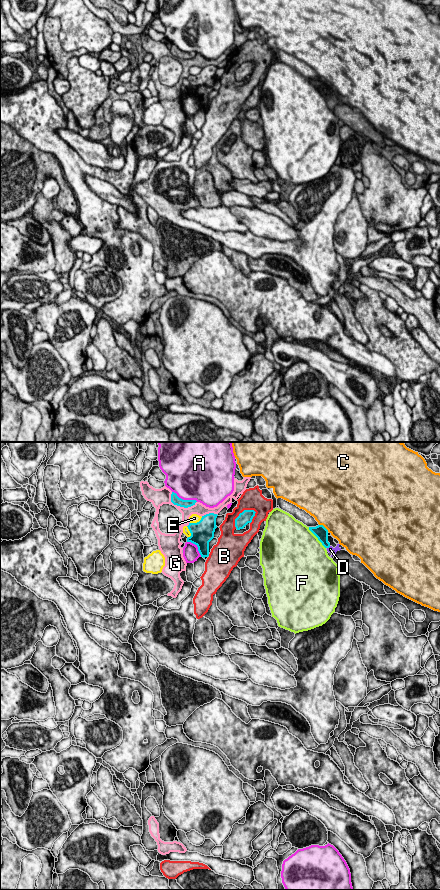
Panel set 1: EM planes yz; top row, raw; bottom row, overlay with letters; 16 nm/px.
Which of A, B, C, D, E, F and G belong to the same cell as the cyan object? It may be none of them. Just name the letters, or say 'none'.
D

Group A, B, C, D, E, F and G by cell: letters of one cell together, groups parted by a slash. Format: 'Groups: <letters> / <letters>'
Groups: A / B / C / D / E / F / G

